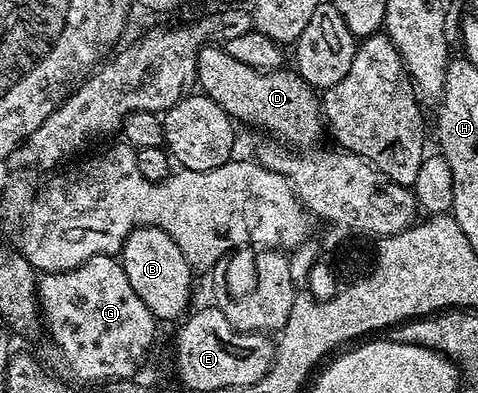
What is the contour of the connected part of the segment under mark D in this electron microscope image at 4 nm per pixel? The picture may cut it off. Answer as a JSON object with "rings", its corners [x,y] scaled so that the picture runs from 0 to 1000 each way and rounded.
{"rings":[[[429,115],[412,140],[410,211],[416,229],[464,267],[487,305],[502,310],[504,303],[527,323],[546,323],[605,377],[659,377],[669,341],[680,341],[672,244],[617,178],[542,181],[481,145],[467,117]]]}

